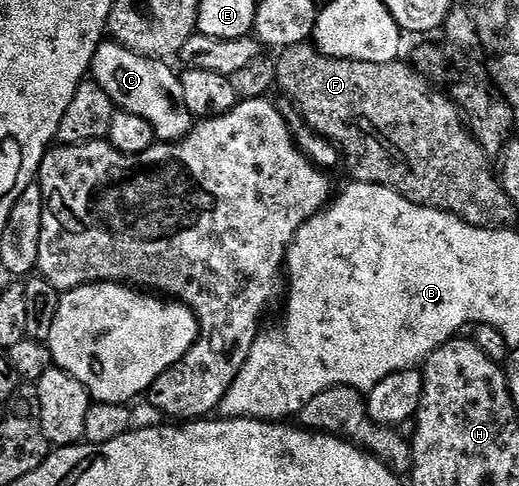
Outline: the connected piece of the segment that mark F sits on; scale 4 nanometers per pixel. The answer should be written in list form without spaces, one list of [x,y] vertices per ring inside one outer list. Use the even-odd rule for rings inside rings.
[[[312,43],[295,45],[284,49],[280,53],[277,60],[277,88],[280,91],[285,91],[295,103],[301,107],[301,112],[305,115],[305,120],[318,132],[321,136],[326,136],[329,140],[334,140],[339,147],[345,151],[345,160],[349,163],[349,172],[354,181],[363,184],[382,184],[388,188],[396,188],[402,196],[413,200],[417,204],[425,204],[429,208],[442,208],[444,212],[453,212],[457,216],[462,216],[463,219],[476,225],[477,228],[494,227],[493,220],[493,184],[495,188],[495,180],[489,176],[445,176],[448,172],[457,172],[460,168],[465,168],[469,164],[469,148],[474,147],[472,136],[469,135],[469,129],[463,123],[461,109],[453,103],[448,95],[445,96],[437,88],[432,88],[426,77],[412,63],[406,62],[401,64],[400,59],[392,60],[391,62],[359,62],[358,60],[344,60],[343,58],[333,58],[327,54],[318,51]],[[433,112],[442,112],[449,121],[446,124],[440,124],[439,121],[433,120]]]

